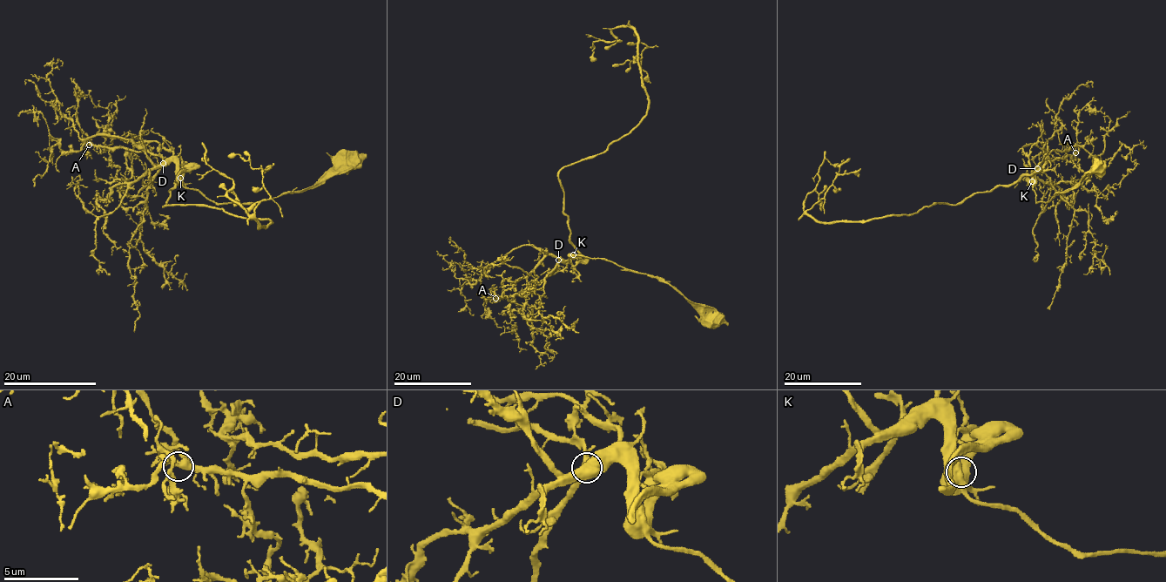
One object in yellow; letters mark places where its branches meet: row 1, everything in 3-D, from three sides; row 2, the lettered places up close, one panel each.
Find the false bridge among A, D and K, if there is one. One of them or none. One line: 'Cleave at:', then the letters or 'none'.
Cleave at: none

